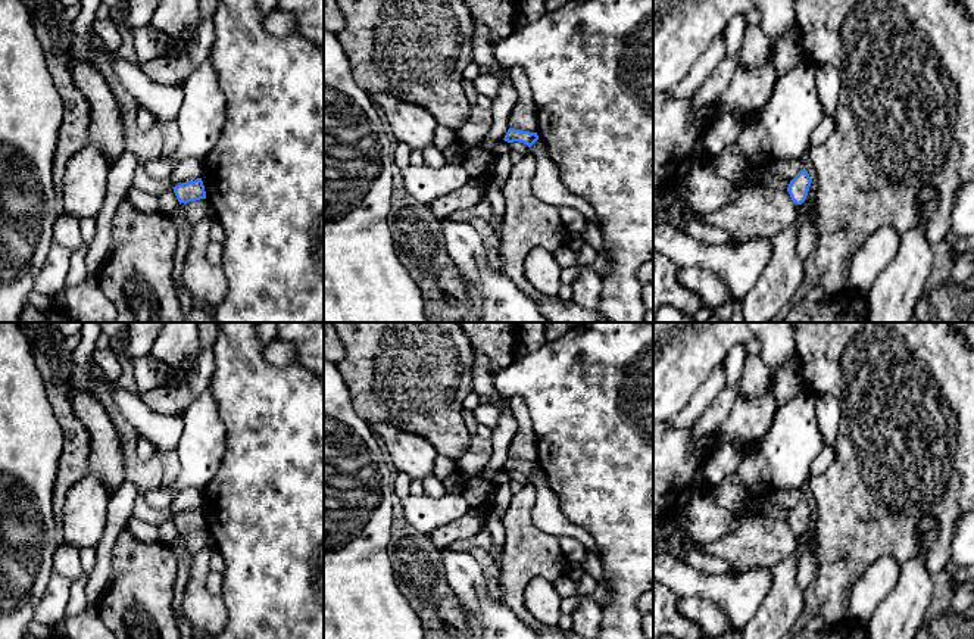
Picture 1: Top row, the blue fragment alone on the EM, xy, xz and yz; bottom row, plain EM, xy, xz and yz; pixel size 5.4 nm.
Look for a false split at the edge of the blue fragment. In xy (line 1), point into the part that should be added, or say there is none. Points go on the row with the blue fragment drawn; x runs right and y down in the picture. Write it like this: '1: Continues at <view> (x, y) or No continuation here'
1: No continuation here

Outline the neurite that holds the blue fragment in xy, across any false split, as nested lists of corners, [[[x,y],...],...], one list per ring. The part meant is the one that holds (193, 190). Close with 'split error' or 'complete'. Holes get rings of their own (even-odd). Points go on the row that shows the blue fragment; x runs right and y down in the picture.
[[[202,178],[178,184],[172,188],[179,205],[206,199],[206,191]]] | complete

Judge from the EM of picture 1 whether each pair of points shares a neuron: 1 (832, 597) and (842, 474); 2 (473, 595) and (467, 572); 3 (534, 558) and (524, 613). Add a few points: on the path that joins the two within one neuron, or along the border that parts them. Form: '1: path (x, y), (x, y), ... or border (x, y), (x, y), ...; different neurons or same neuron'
1: path (837, 566), (837, 557), (842, 552), (842, 505); same neuron
2: path (471, 589), (467, 577); same neuron
3: path (521, 572), (517, 576), (517, 599); same neuron

